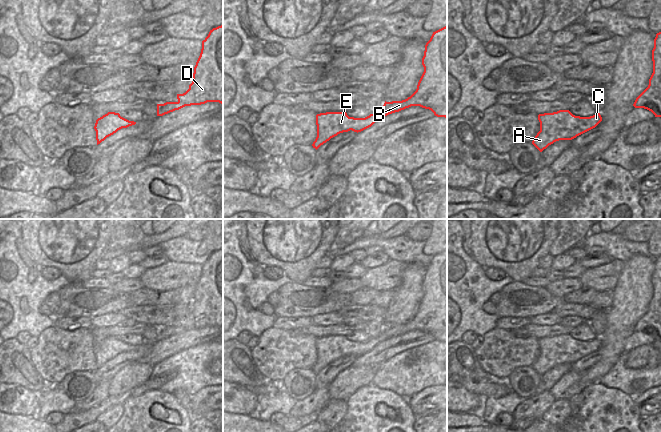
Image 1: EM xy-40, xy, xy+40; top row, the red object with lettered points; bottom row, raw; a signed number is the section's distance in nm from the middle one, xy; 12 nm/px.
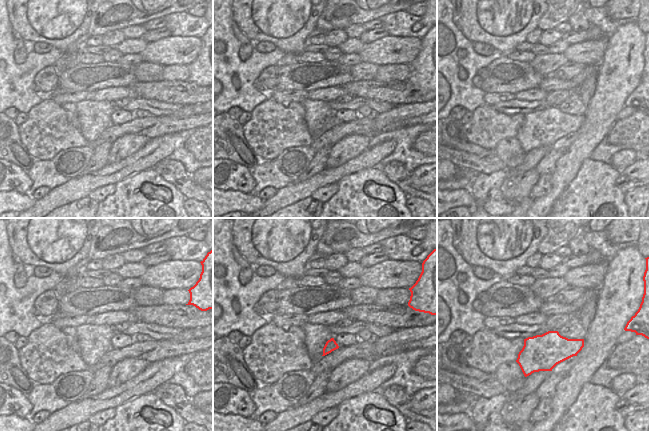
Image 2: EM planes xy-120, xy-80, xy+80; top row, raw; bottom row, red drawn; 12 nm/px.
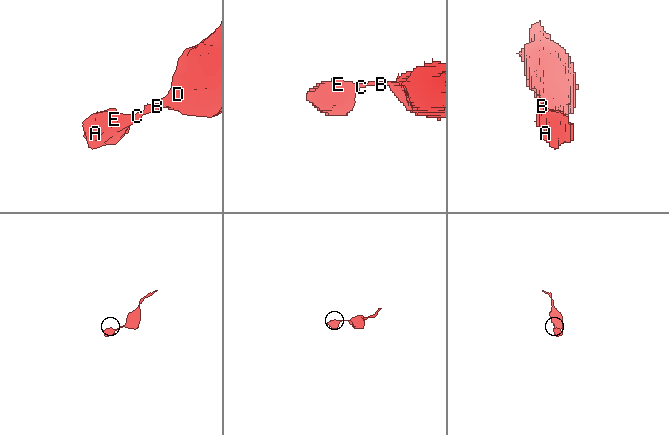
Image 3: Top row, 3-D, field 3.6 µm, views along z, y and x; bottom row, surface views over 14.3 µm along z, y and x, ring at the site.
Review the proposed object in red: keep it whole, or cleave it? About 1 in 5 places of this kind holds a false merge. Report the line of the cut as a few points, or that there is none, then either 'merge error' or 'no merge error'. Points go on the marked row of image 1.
cut none; no merge error

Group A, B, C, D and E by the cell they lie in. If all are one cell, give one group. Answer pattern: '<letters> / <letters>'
A B C D E

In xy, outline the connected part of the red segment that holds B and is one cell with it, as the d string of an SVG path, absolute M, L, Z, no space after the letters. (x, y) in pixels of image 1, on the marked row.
M447 26L433 32L425 45L422 58L424 72L416 91L402 101L386 102L377 114L365 118L349 117L346 112L326 112L316 115L317 137L312 146L316 150L340 133L361 132L380 117L411 106L431 110L437 117L447 118Z

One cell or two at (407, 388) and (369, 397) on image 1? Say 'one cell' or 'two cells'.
two cells

